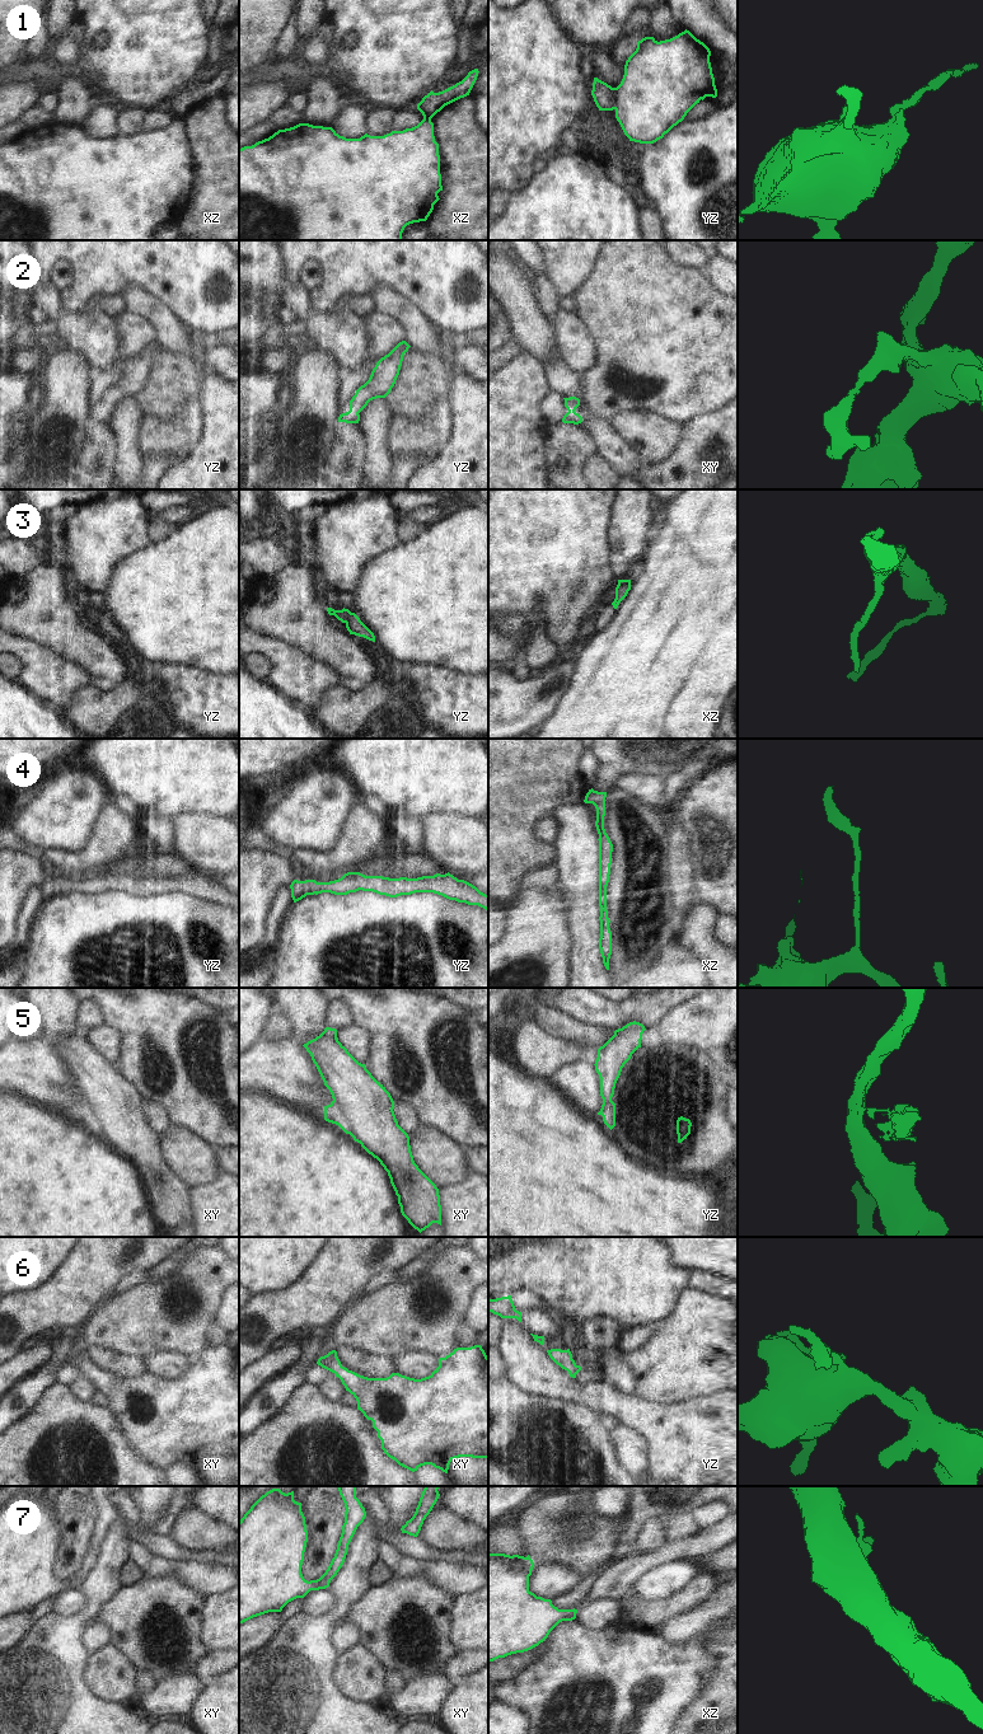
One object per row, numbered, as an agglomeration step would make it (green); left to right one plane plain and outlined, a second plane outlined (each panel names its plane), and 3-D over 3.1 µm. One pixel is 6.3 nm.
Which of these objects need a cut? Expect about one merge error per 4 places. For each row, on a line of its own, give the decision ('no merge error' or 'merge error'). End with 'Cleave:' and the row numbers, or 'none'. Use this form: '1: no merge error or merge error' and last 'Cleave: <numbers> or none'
1: merge error
2: no merge error
3: no merge error
4: no merge error
5: merge error
6: no merge error
7: no merge error
Cleave: 1, 5

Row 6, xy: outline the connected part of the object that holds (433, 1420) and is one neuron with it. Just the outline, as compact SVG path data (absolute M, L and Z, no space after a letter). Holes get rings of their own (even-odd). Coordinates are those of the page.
M481 1345L454 1349L439 1359L439 1367L429 1377L421 1379L399 1373L387 1378L360 1376L341 1364L336 1350L320 1356L317 1364L341 1379L346 1391L356 1398L357 1410L373 1421L384 1453L399 1466L415 1472L421 1466L431 1464L448 1473L449 1464L455 1458L488 1458L488 1356Z

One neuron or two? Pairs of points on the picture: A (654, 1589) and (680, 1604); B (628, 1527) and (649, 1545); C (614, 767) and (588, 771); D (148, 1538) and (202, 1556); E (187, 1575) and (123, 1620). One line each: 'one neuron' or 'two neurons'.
A: two neurons
B: two neurons
C: two neurons
D: one neuron
E: two neurons

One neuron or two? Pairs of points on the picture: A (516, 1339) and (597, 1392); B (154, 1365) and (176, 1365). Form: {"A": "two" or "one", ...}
{"A": "one", "B": "one"}

